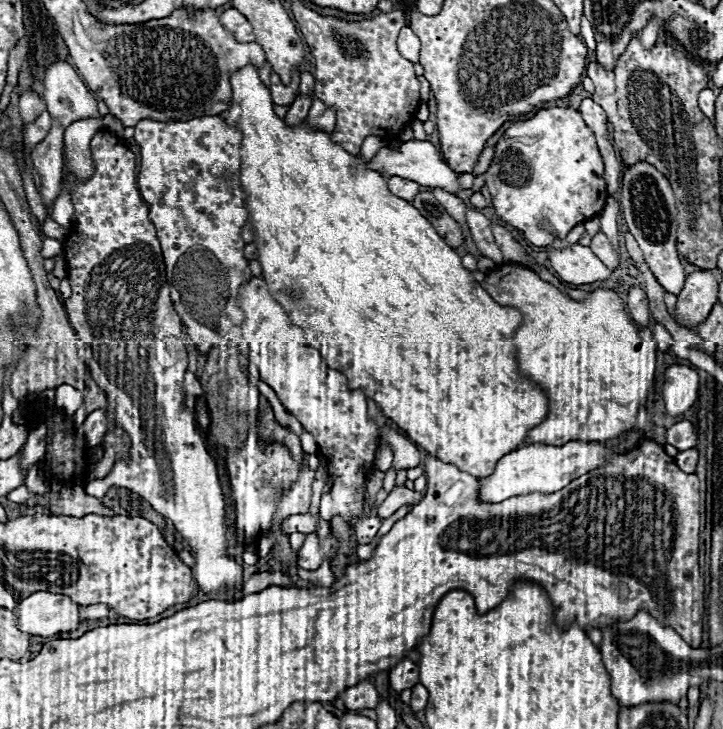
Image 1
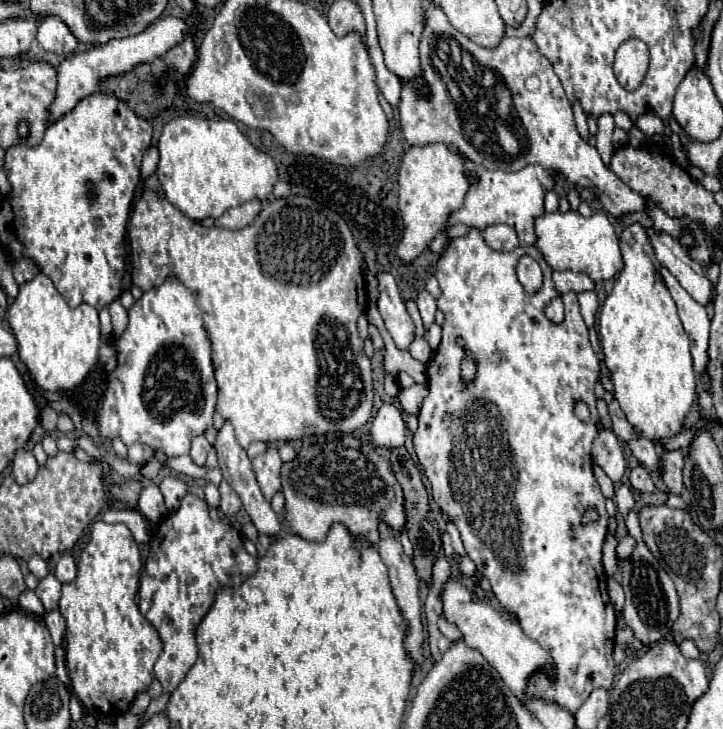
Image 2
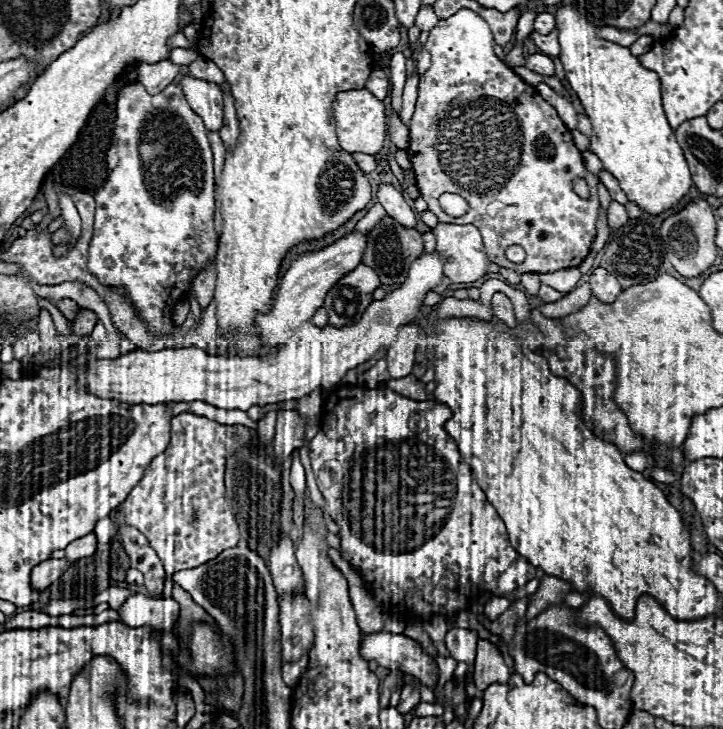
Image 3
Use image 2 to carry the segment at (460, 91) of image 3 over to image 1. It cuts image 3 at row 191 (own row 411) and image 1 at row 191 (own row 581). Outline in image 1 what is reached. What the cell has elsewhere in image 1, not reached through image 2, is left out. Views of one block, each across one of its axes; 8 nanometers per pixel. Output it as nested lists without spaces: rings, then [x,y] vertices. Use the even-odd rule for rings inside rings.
[[[542,108],[532,118],[514,122],[494,146],[494,156],[484,176],[496,216],[520,230],[534,246],[550,246],[556,238],[566,238],[566,234],[574,226],[600,214],[608,198],[604,182],[604,162],[598,152],[596,138],[584,124],[580,112],[574,108]],[[542,220],[548,220],[554,232],[542,230]]]

